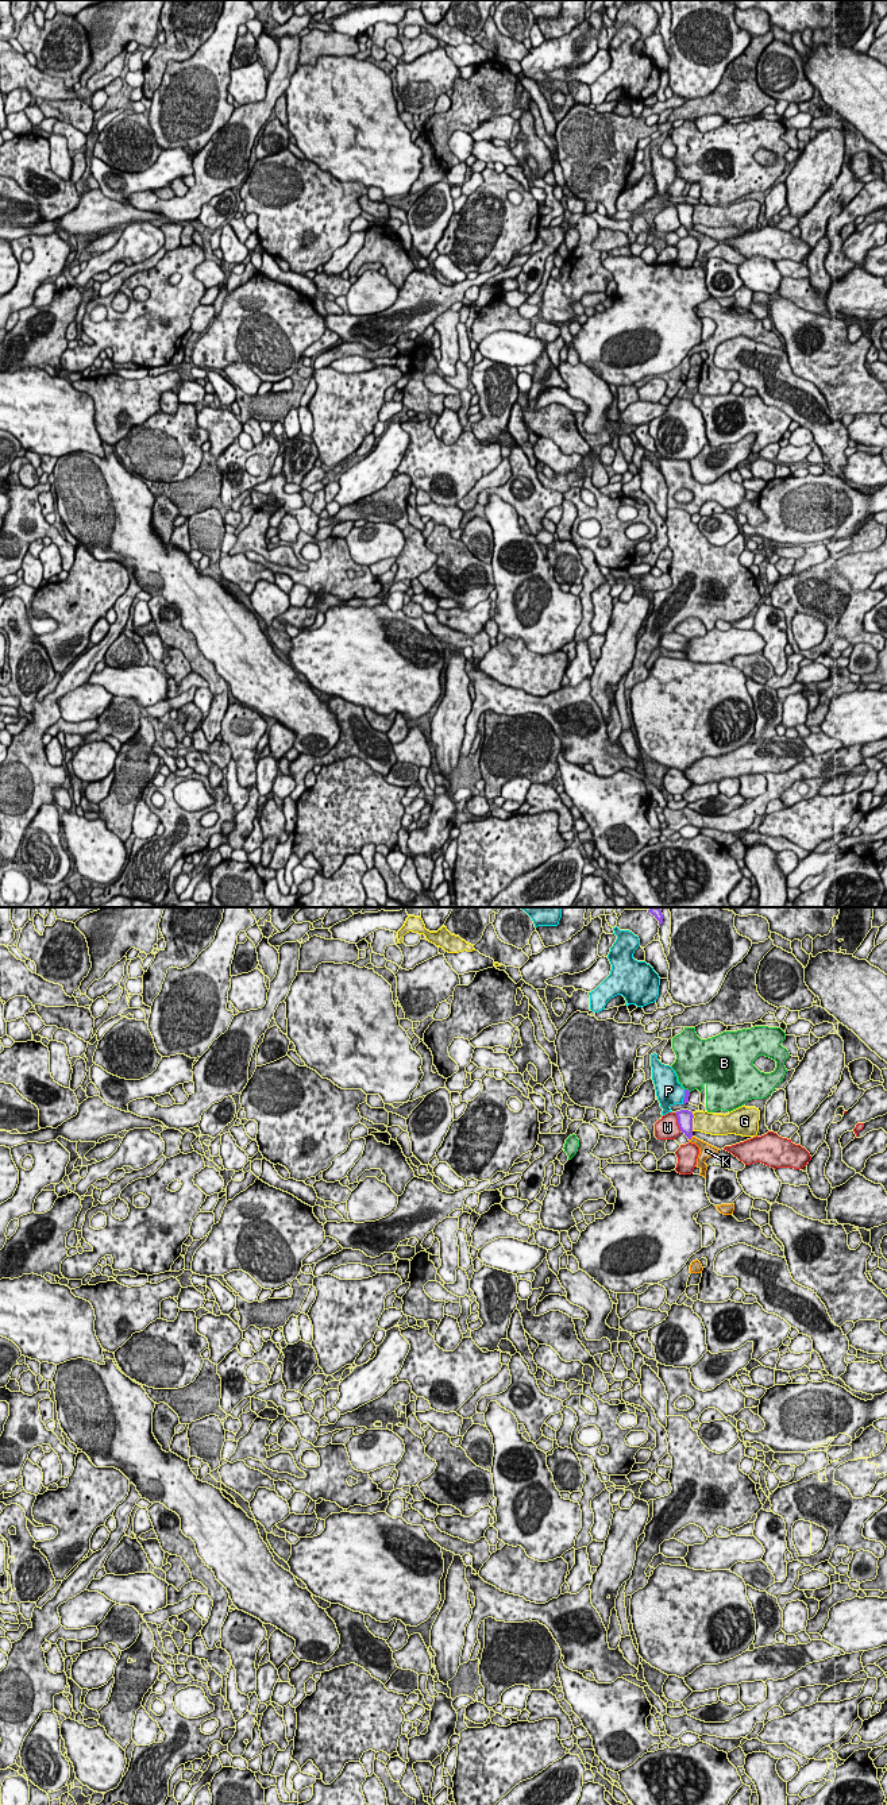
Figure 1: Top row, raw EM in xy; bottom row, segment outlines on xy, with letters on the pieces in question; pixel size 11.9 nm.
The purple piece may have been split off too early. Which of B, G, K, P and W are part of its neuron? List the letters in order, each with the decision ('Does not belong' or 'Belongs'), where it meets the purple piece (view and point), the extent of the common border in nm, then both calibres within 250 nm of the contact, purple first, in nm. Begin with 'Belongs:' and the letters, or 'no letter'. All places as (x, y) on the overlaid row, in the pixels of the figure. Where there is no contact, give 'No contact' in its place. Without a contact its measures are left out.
Belongs: K
B: Does not belong. Touches purple at xy (687, 1090). Shared border 90 nm. Thickness 60 nm (purple) against 420 nm
G: Does not belong. Touches purple at xy (691, 1122). Shared border 220 nm. Thickness 190 nm (purple) against 260 nm
K: Belongs. Touches purple at xy (690, 1138). Shared border 70 nm. Thickness 190 nm (purple) against 170 nm
P: Does not belong. Touches purple at xy (685, 1096). Shared border 180 nm. Thickness 60 nm (purple) against 320 nm
W: Does not belong. Touches purple at xy (678, 1122). Shared border 240 nm. Thickness 190 nm (purple) against 280 nm

